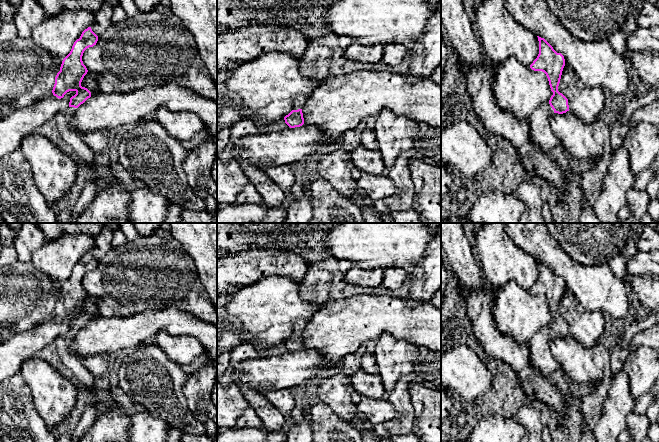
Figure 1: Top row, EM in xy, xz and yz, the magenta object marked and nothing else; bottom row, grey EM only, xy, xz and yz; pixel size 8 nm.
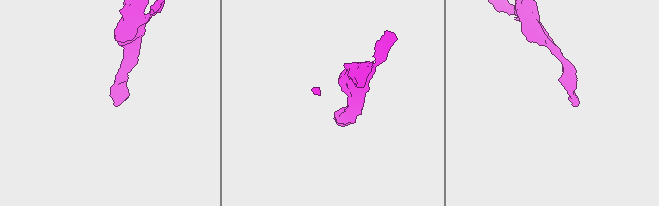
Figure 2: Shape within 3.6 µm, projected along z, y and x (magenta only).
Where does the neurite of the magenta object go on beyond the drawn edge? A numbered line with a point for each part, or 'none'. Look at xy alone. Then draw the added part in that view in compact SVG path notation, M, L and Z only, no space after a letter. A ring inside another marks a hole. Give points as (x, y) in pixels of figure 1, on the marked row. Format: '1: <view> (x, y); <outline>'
1: xy (71, 137); M69 107L67 110L59 113L56 117L56 125L61 134L62 139L82 159L87 166L96 170L94 162L95 152L92 151L83 141L82 135L76 130L72 130L69 126L70 120L73 118L77 108Z

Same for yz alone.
1: yz (541, 134); M548 102L538 107L528 120L530 138L545 154L550 154L551 149L559 143L557 136L550 127L550 119L553 114L554 110Z

